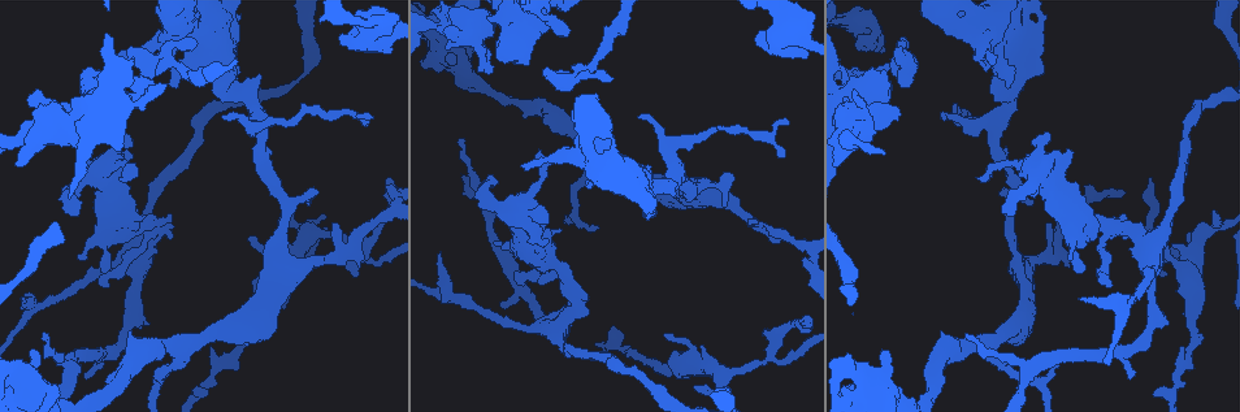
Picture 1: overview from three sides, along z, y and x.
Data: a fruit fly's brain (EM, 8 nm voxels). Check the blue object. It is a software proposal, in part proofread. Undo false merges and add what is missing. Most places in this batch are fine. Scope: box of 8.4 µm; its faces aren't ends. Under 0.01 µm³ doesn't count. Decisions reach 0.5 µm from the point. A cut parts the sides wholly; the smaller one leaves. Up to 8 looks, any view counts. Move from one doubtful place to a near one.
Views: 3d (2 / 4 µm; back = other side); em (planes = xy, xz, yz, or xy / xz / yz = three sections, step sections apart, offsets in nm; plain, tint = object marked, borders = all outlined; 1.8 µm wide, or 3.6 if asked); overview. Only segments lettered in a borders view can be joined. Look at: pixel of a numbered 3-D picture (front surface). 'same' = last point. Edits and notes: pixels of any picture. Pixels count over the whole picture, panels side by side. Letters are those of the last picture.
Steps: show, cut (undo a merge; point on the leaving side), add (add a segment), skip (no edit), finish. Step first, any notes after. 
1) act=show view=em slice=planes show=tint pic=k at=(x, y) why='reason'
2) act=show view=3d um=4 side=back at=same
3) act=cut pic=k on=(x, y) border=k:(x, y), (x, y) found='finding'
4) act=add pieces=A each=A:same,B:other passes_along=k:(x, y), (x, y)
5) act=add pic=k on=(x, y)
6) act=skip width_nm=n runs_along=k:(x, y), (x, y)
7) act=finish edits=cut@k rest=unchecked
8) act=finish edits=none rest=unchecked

act=show view=3d um=4 side=back pic=1 at=(130, 49) why='free end'

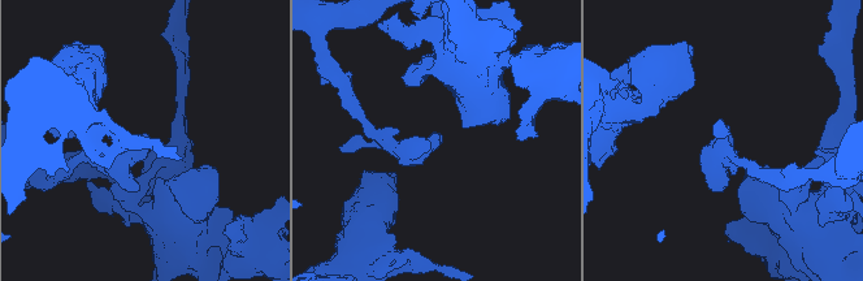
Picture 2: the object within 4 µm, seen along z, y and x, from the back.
act=show view=em slice=planes show=borders pic=2 at=(731, 138) why='shape alone is not enough'

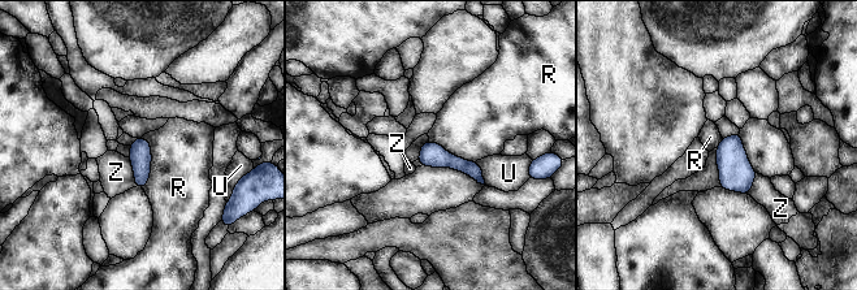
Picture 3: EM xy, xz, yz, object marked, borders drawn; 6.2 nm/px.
act=skip each=R:other,U:other,Z:other runs_along=3:(424, 147), (467, 167), (480, 180) found='none of them fits'

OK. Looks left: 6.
act=show view=em slice=planes show=borders pic=1 at=(1153, 244) why='calibre changes'

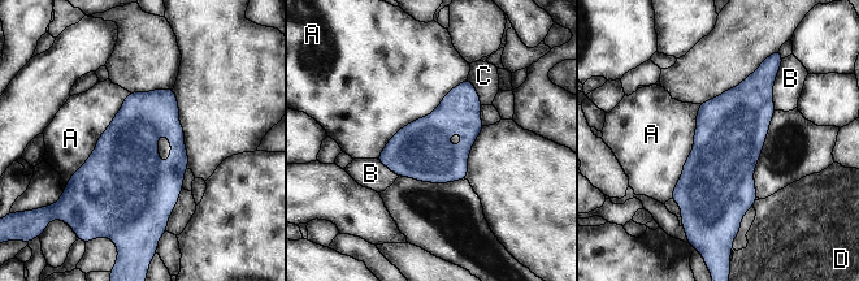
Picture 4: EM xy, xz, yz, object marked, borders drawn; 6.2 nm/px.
act=skip each=A:other,B:other,C:other,D:other border=4:(467, 77), (377, 159) found='one neuron here'

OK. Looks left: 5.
act=show view=3d um=2 side=back pic=1 at=(1199, 236) why='looks like a crossing'

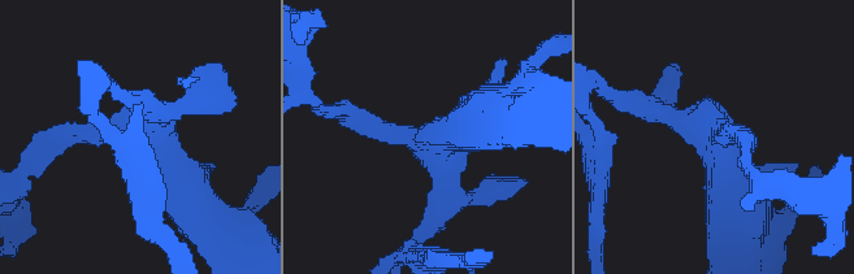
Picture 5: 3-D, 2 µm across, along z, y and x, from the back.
act=show view=em slice=xy step=8 show=borders pic=5 at=(436, 138) arms=4 why='shape alone is not enough'

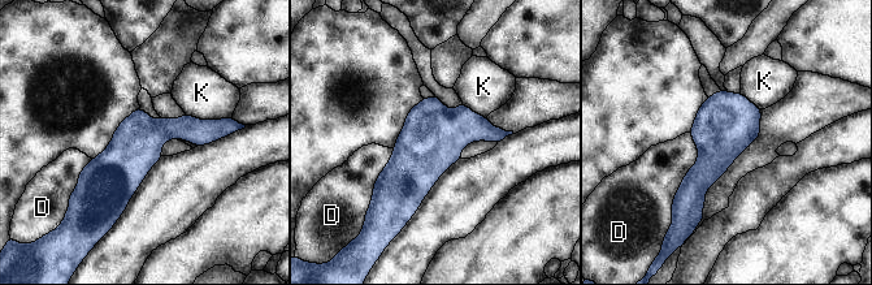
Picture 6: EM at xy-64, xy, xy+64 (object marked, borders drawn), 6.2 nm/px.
act=skip longest_contact=D:500nm each=D:other,K:other runs_along=6:(221, 129), (164, 129), (81, 182) found='continuous, no second neuron'

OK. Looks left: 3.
act=show view=3d um=2 pic=1 at=(386, 178) why='an open end'

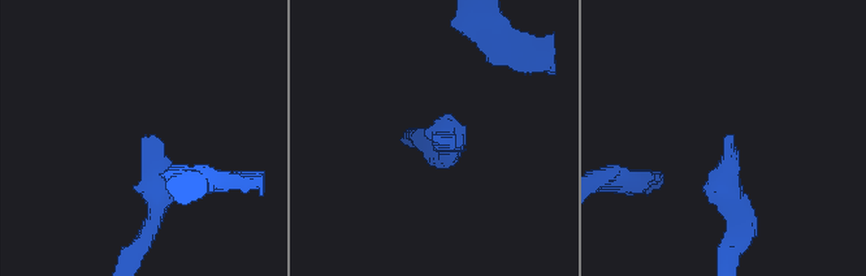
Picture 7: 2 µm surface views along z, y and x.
act=show view=em slice=planes show=borders pic=7 at=(436, 136)

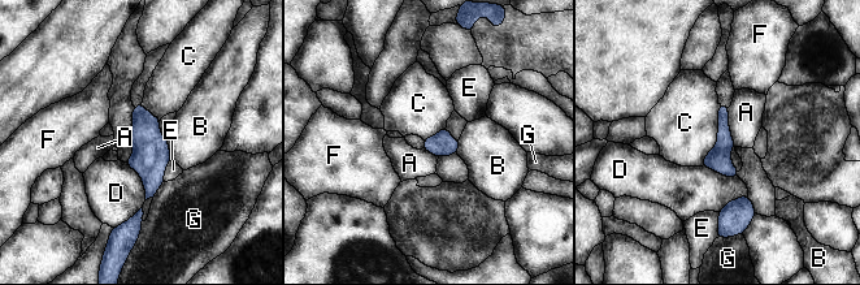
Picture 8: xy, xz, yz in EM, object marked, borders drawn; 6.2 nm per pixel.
act=skip longest_contact=C:400nm each=A:other,B:other,C:other,D:other,E:other,F:other,G:other found='none of them fits'

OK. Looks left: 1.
act=finish edits=none rest=unchecked

